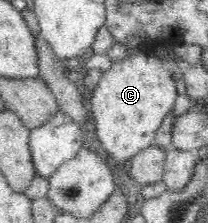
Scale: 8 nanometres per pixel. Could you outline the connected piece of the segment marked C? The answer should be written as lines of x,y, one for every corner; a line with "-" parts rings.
136,52
112,64
96,85
90,99
102,147
112,163
123,163
153,146
156,132
161,128
164,118
173,111
179,95
166,61

